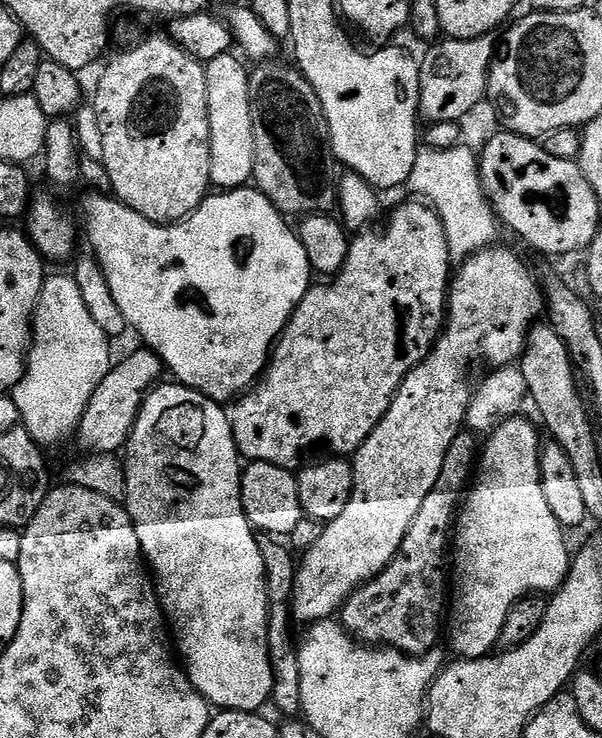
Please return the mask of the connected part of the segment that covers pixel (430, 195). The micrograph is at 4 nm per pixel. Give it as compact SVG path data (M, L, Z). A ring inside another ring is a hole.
M467 146L421 147L413 173L406 184L408 188L412 187L417 192L413 193L421 201L431 204L433 210L442 218L453 261L463 262L483 248L491 248L497 243L498 221L488 197L484 194L484 187L480 181L480 162L475 151L472 153Z

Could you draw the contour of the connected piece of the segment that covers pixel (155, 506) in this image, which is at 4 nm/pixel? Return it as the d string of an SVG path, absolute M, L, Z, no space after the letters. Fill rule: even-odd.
M161 383L148 393L144 405L132 427L132 433L122 452L124 477L126 478L126 494L122 501L128 509L130 518L136 527L140 551L154 577L156 595L160 598L160 606L164 609L171 635L174 637L174 648L182 661L190 682L194 685L209 705L216 710L229 712L260 712L263 704L272 699L272 663L268 653L268 575L262 562L262 550L257 533L252 523L246 518L242 498L240 497L240 478L242 475L242 457L236 449L236 439L232 433L232 422L229 413L221 405L201 392L185 388L179 383Z

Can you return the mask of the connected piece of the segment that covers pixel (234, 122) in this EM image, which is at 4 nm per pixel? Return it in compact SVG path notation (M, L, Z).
M229 54L209 60L204 70L208 121L212 135L212 183L220 190L247 185L253 179L252 168L256 164L256 143L252 125L252 81L249 69L244 69L245 61L235 55Z

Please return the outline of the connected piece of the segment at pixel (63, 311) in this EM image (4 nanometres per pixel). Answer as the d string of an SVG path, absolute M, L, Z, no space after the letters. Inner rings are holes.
M49 275L45 279L42 286L42 294L36 303L36 312L32 315L32 347L28 349L28 366L24 369L24 376L18 382L18 386L13 388L10 395L14 398L14 402L18 402L18 410L20 411L20 423L27 432L36 439L36 443L41 446L49 446L48 444L56 444L59 440L64 440L67 436L71 437L76 429L80 427L80 419L86 410L86 406L90 402L90 398L94 394L94 390L98 390L98 386L102 382L102 378L106 378L106 374L111 370L114 357L112 357L112 348L110 338L98 326L98 322L94 322L94 317L90 315L90 309L86 307L86 301L82 299L82 293L78 291L78 282L71 275L68 276L52 276Z

